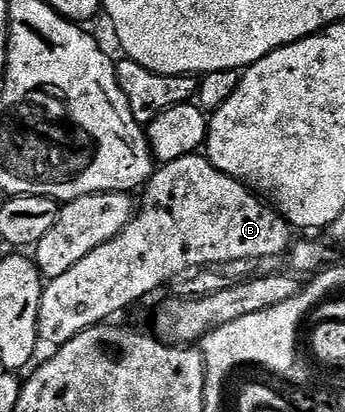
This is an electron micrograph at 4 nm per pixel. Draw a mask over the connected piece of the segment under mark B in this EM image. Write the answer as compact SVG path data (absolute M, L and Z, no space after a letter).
M204 154L160 164L144 185L142 195L132 221L113 240L86 254L86 258L82 258L78 266L70 266L62 278L45 283L42 302L38 306L38 334L45 345L71 345L68 343L87 328L118 315L123 308L158 291L163 284L164 287L169 285L186 270L264 260L267 256L283 257L294 240L292 225L271 203L265 202L245 184L222 174L222 170L215 168Z

